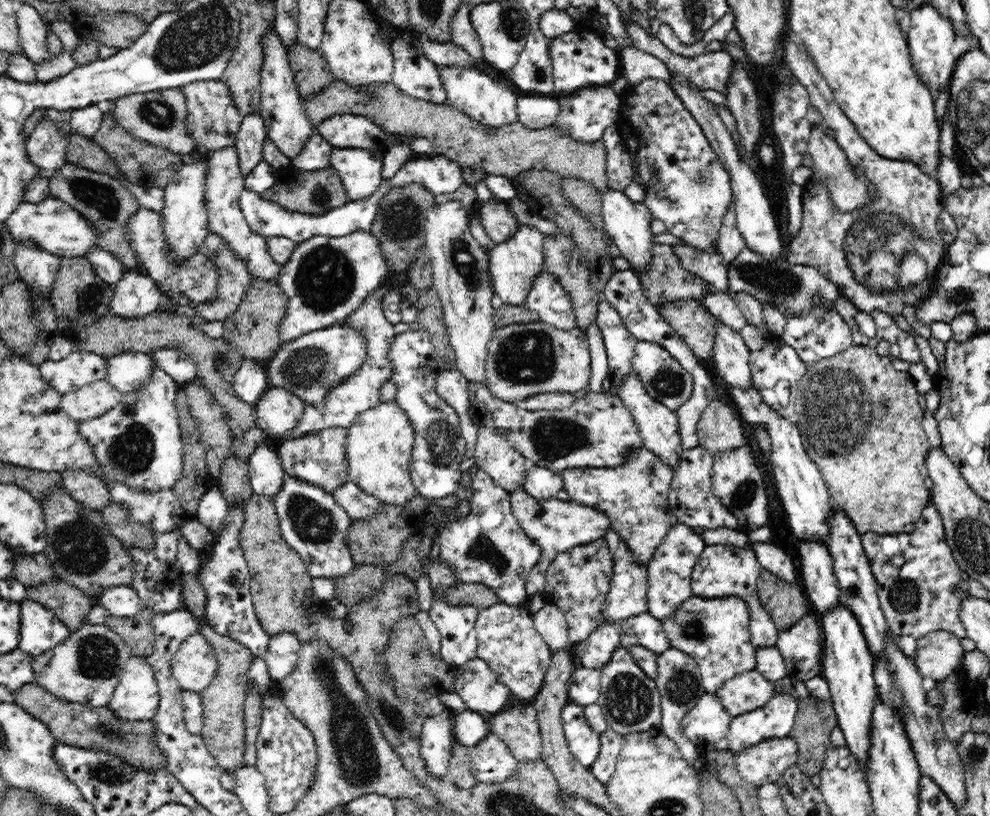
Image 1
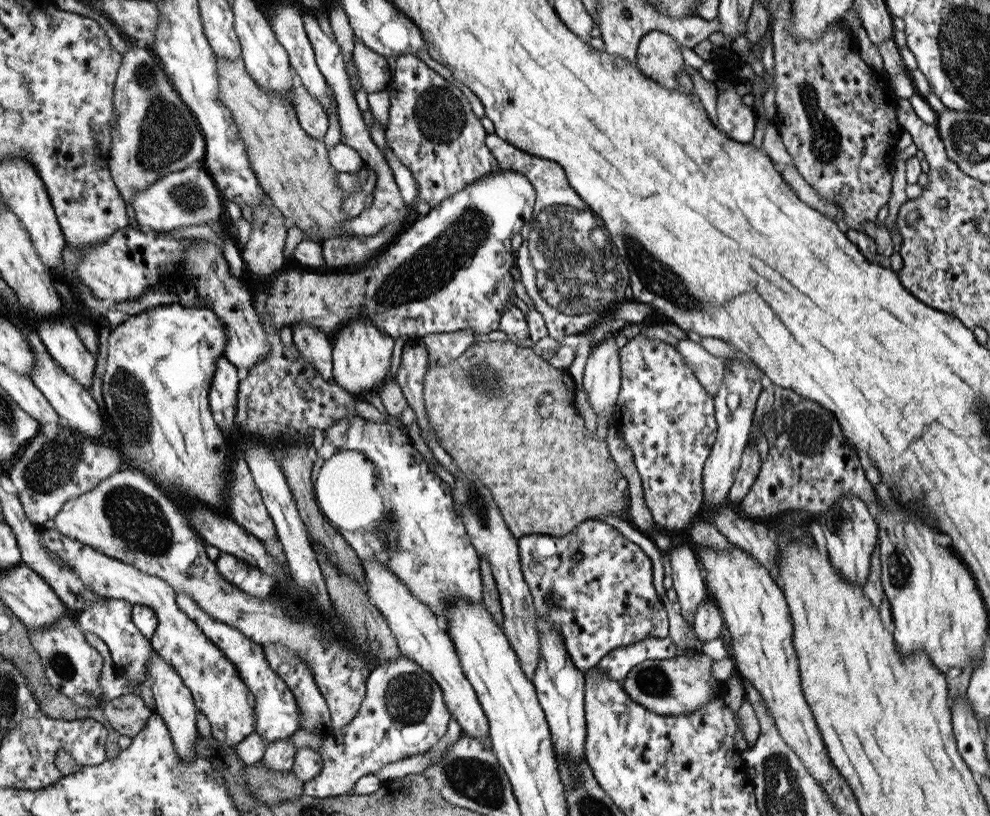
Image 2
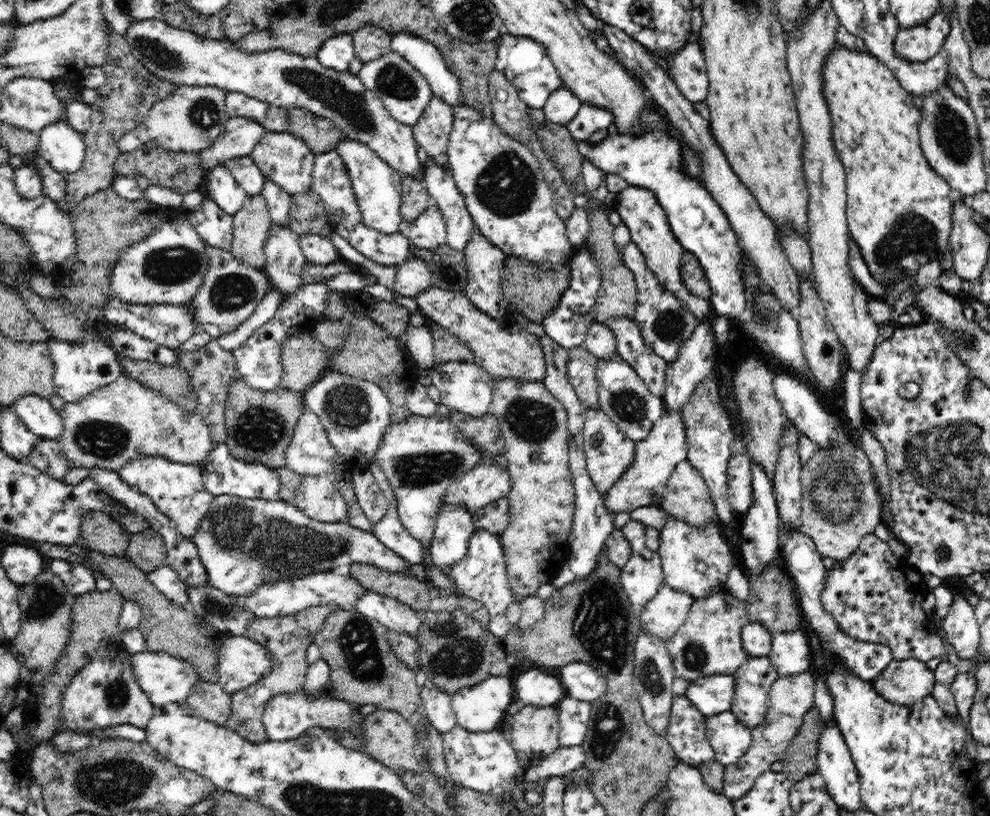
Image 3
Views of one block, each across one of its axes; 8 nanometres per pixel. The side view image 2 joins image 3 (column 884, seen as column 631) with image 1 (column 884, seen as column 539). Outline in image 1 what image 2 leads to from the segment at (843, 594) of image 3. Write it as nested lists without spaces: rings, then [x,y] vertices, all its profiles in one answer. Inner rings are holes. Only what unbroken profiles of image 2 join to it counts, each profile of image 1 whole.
[[[936,505],[924,506],[914,526],[916,529],[912,533],[893,536],[867,532],[860,536],[876,579],[878,600],[886,617],[887,629],[891,630],[898,647],[912,659],[920,638],[926,634],[942,630],[960,639],[966,637],[959,617],[962,599],[954,591],[965,575],[946,541],[946,529]]]

